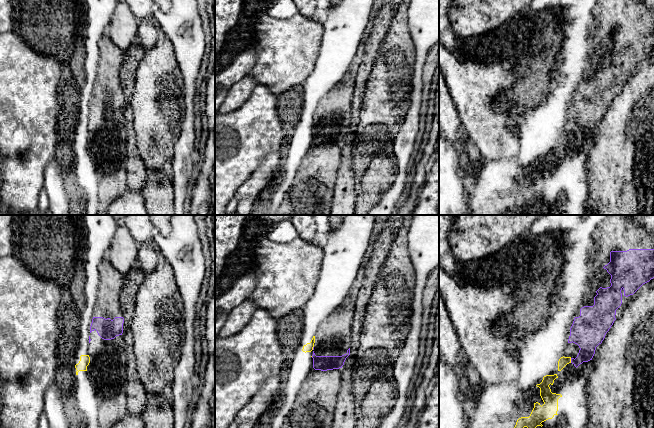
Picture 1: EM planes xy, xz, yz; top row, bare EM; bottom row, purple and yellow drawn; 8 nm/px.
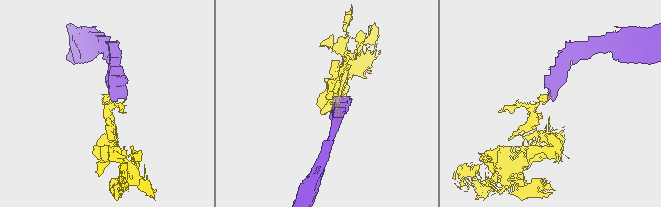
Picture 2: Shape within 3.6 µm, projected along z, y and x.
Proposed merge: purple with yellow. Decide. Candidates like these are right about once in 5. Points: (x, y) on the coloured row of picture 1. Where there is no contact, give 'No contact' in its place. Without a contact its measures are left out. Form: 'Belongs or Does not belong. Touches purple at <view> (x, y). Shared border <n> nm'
Does not belong. Touches purple at yz (571, 360). Shared border 40 nm

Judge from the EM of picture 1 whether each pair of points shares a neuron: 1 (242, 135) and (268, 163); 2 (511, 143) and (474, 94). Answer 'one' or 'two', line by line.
1: two
2: one

